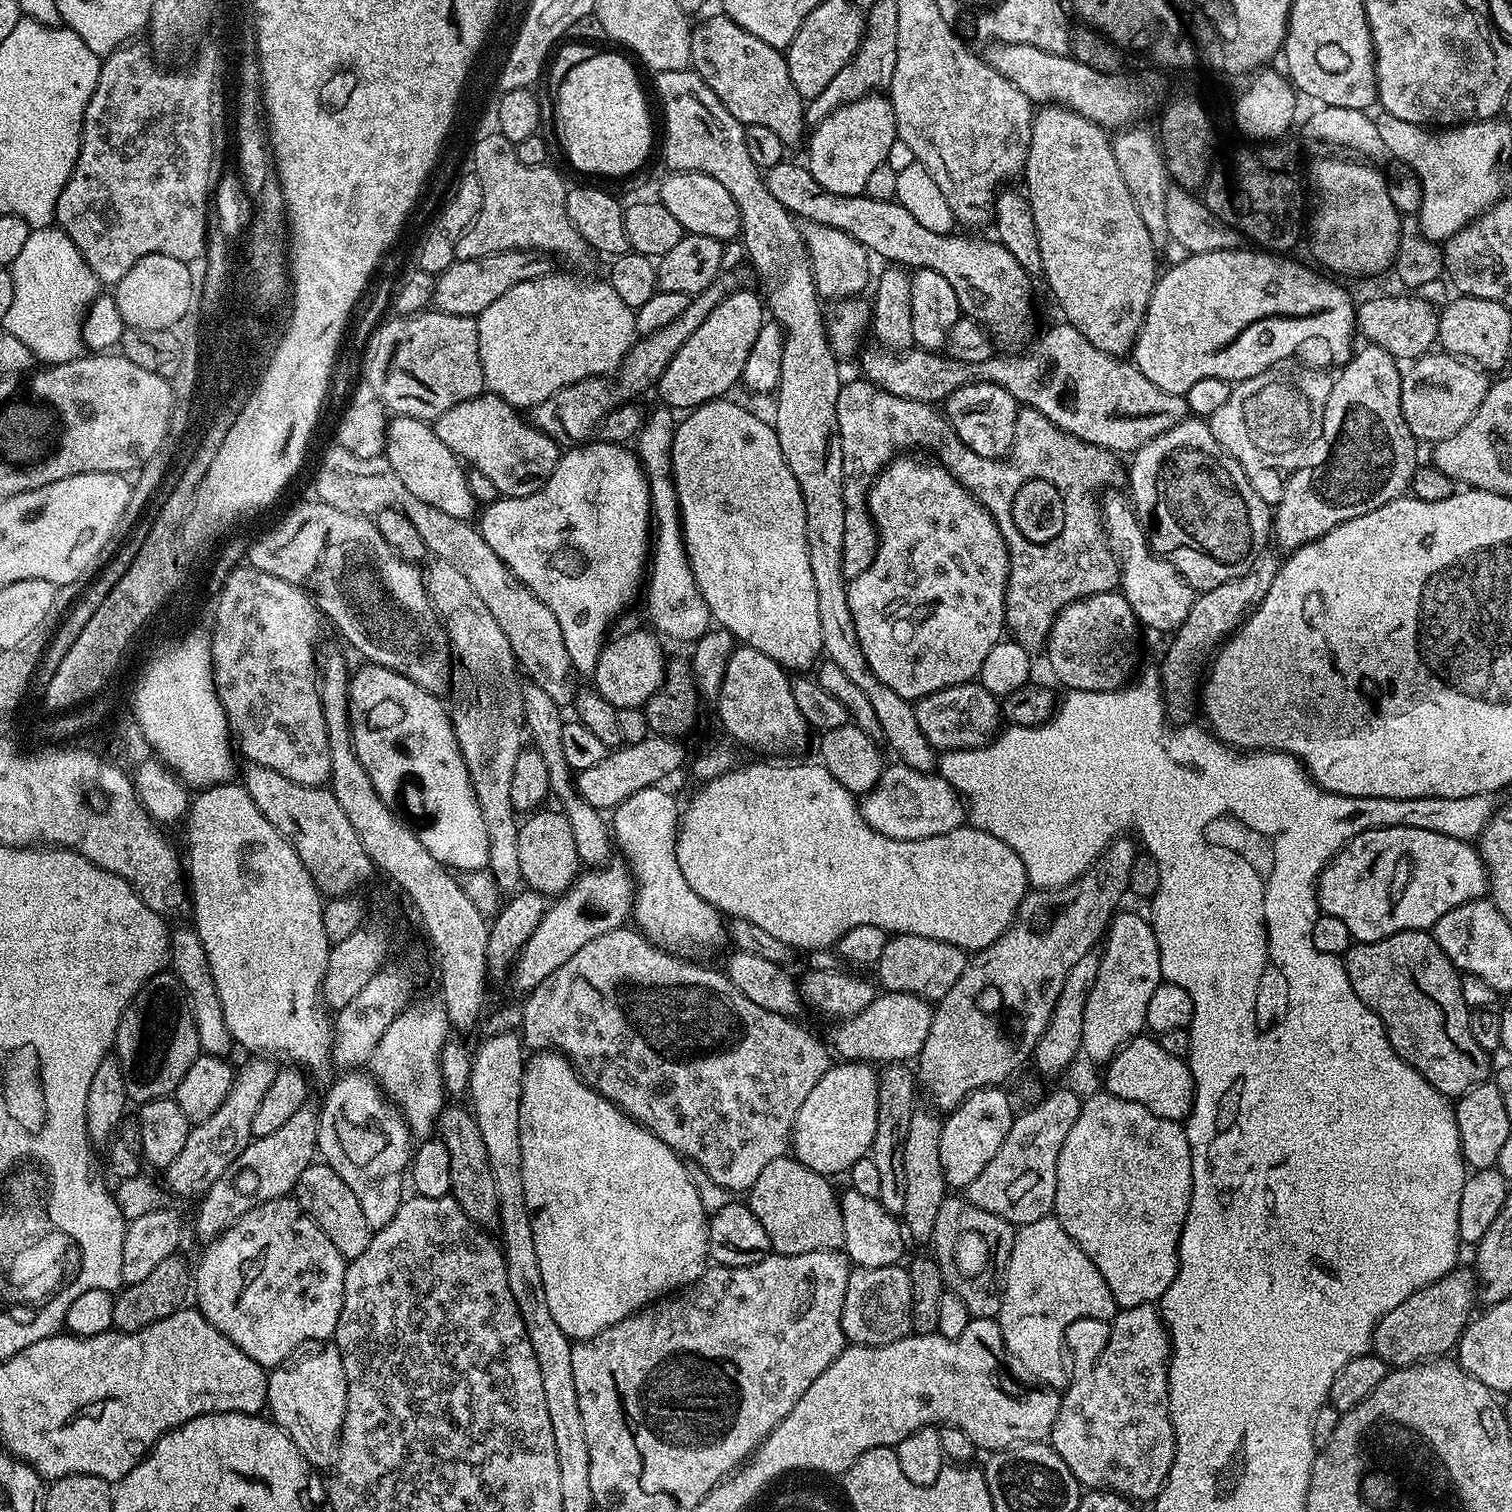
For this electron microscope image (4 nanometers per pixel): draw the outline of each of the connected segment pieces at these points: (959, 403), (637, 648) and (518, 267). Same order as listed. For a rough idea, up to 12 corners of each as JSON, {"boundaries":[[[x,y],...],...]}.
{"boundaries":[[[994,383],[961,386],[942,412],[976,454],[1004,456],[1017,400]],[[651,631],[609,639],[595,691],[616,709],[643,708],[666,655]],[[515,248],[457,260],[432,304],[479,317],[510,286],[549,275],[551,255]]]}

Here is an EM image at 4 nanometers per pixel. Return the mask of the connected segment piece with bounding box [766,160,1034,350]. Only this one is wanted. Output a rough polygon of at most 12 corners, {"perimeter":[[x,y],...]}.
{"perimeter":[[767,169],[795,217],[942,274],[1001,349],[1031,334],[1033,277],[995,239],[934,234],[896,201]]}

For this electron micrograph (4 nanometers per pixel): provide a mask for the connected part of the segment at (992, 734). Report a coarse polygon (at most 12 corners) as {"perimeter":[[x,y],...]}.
{"perimeter":[[979,682],[915,701],[918,730],[941,753],[984,748],[1002,704]]}

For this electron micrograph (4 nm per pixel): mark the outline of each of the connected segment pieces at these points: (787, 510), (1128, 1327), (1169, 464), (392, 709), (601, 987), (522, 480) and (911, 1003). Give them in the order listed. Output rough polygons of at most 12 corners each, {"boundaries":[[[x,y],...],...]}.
{"boundaries":[[[732,398],[676,425],[709,617],[785,670],[821,659],[802,490]],[[1120,1308],[1050,1443],[1085,1489],[1152,1502],[1176,1449],[1168,1327]],[[1203,419],[1131,460],[1136,519],[1197,593],[1251,572],[1274,512]],[[368,662],[352,747],[439,864],[487,869],[441,697]],[[635,927],[527,993],[529,1049],[744,1194],[825,1041]],[[495,394],[450,406],[438,438],[501,497],[550,478],[561,445]],[[877,995],[841,1019],[830,1048],[844,1062],[912,1062],[934,1008]]]}

